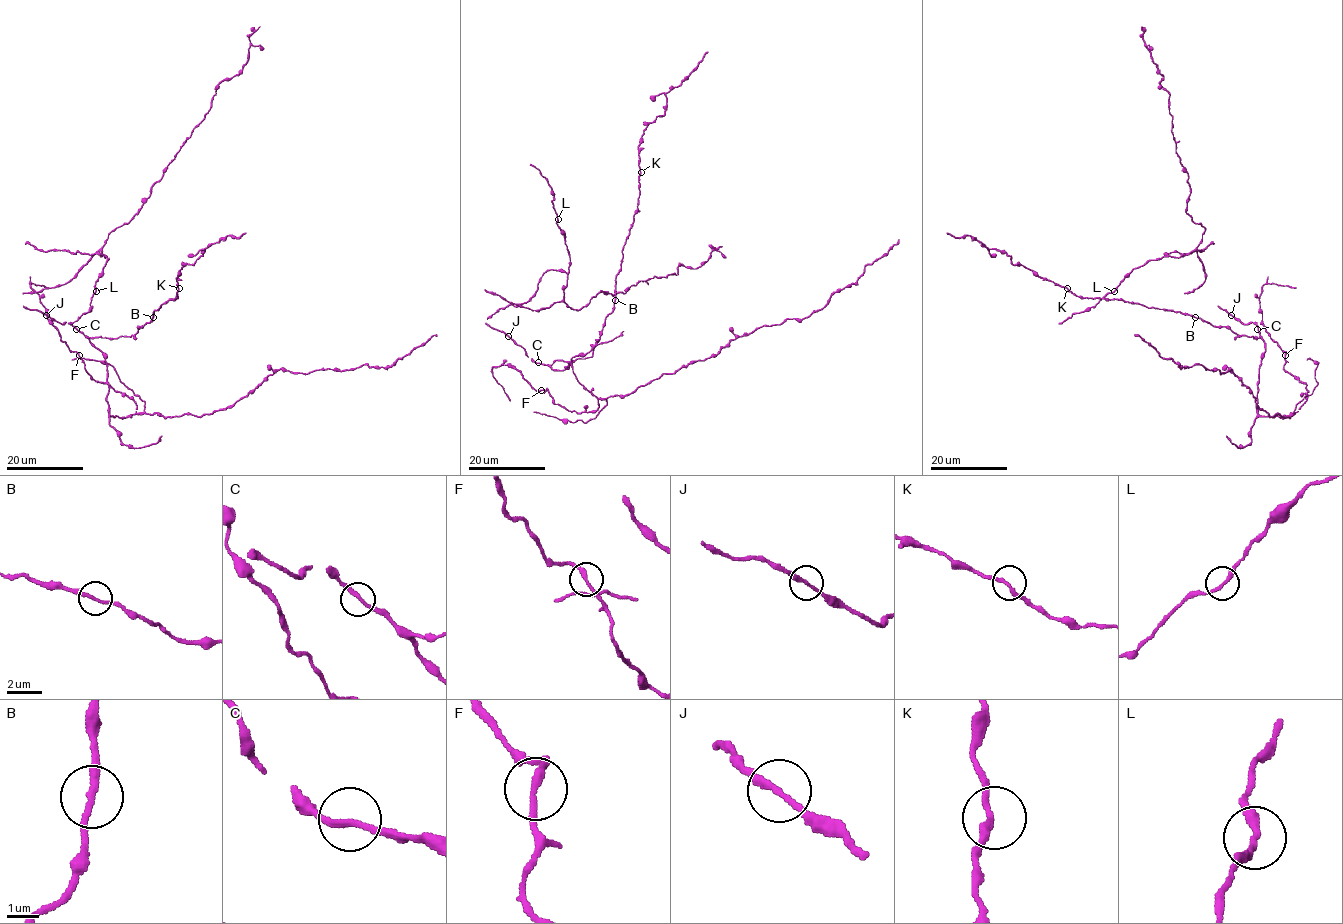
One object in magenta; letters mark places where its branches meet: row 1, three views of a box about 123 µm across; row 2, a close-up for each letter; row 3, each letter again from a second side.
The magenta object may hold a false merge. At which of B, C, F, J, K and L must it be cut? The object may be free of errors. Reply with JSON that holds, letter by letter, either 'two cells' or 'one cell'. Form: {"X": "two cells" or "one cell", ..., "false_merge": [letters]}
{"B": "one cell", "C": "one cell", "F": "one cell", "J": "one cell", "K": "one cell", "L": "one cell", "false_merge": []}

